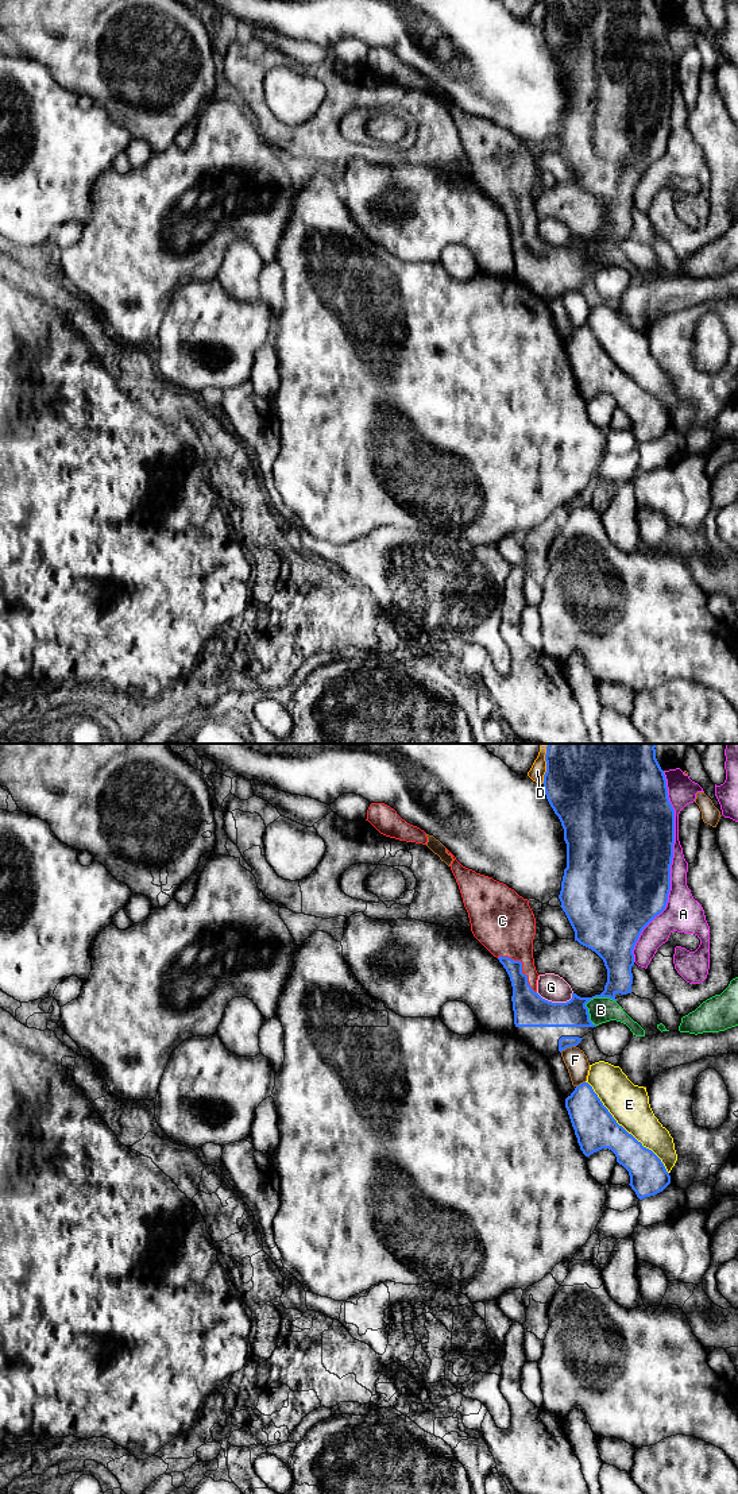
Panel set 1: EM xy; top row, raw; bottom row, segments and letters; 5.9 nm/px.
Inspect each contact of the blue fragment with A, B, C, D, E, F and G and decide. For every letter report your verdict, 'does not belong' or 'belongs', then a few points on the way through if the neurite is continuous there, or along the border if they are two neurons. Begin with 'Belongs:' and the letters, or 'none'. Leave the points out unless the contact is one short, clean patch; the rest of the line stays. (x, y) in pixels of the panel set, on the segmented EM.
Belongs: C
A: does not belong
B: does not belong
C: belongs; way xy (529, 1007), (525, 999), (521, 966), (506, 927)
D: does not belong
E: does not belong
F: does not belong
G: does not belong

